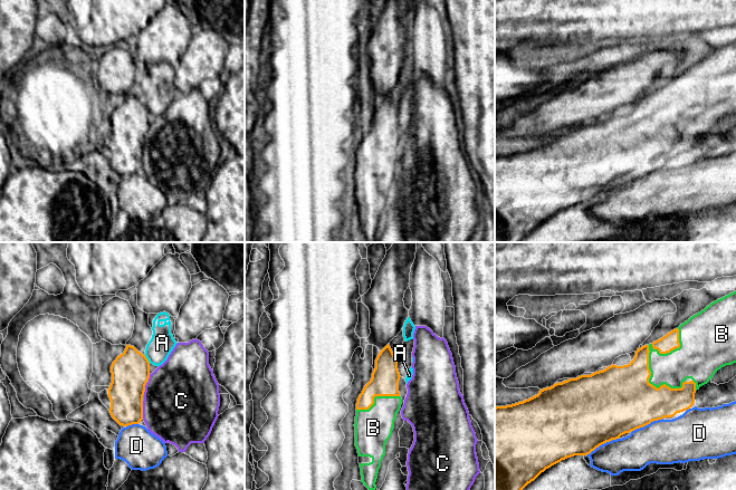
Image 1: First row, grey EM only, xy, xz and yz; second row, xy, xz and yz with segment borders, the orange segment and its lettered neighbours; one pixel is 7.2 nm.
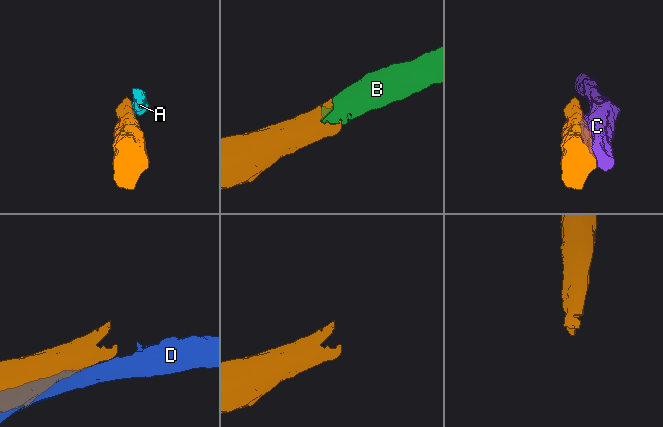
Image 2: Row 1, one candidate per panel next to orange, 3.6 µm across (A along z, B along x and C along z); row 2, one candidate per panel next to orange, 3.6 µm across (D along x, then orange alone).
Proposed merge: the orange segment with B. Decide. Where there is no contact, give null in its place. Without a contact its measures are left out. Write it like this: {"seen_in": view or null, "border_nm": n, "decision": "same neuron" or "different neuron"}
{"seen_in": "yz", "border_nm": 400, "decision": "same neuron"}

